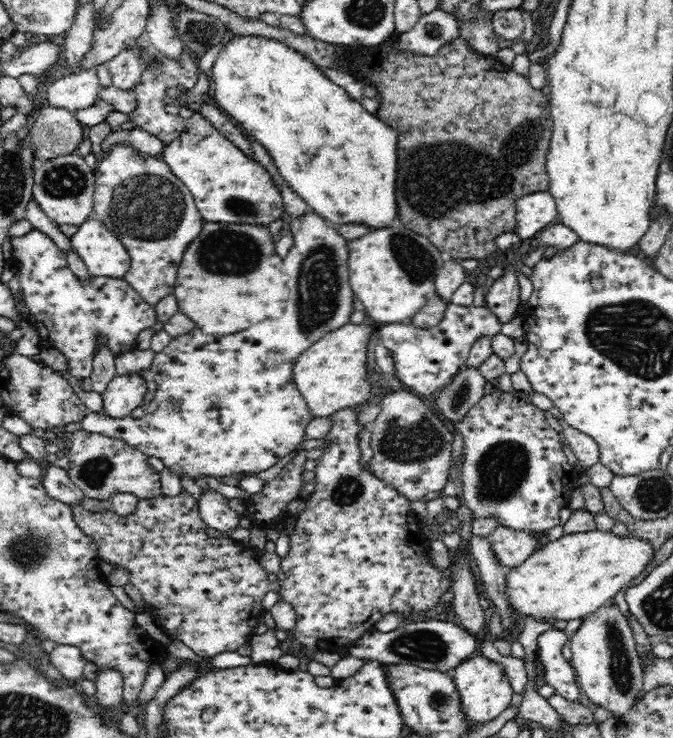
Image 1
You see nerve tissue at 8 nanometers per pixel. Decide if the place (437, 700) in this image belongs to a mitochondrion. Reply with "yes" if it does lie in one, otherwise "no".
yes

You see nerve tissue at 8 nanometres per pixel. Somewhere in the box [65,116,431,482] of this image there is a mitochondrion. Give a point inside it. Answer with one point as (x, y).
(146, 208)

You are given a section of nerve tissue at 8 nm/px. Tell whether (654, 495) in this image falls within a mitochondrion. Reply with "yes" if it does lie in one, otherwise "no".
yes

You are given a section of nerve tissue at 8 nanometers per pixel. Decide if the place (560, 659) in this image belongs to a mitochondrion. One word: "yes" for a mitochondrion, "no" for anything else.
no

